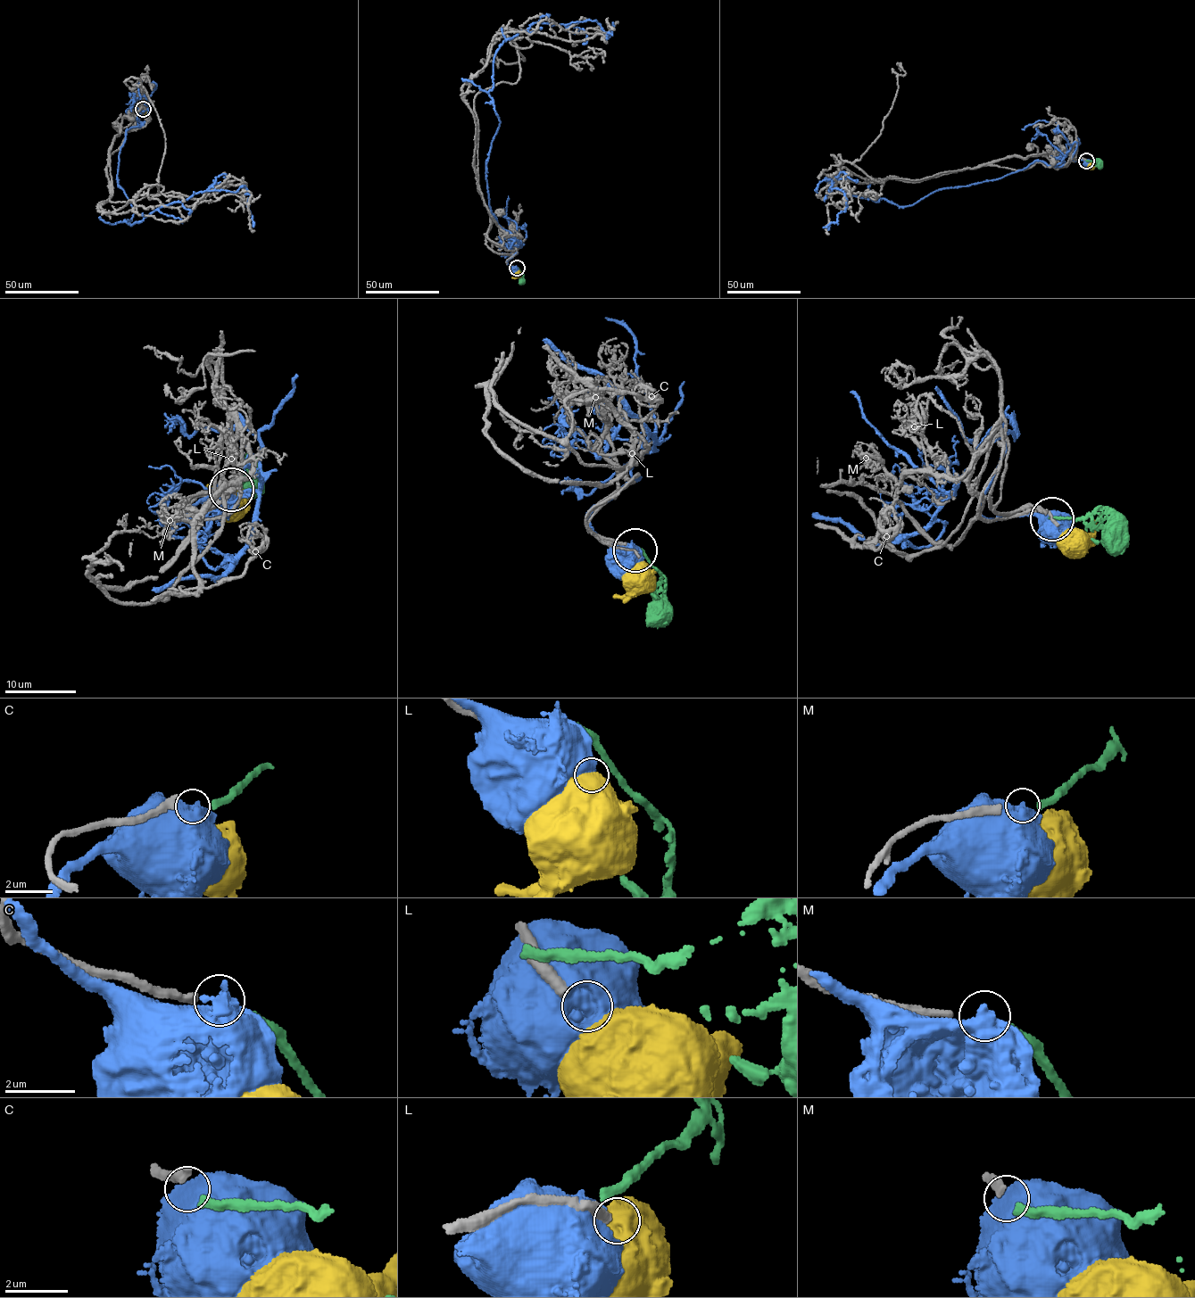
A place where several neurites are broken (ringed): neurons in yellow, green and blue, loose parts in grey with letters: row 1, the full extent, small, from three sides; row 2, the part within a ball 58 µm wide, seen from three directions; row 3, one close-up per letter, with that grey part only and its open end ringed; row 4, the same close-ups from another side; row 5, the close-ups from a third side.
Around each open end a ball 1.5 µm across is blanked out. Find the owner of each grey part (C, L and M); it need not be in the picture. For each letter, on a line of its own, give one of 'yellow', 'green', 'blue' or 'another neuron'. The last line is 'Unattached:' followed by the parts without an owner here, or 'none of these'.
C: another neuron
L: yellow
M: green
Unattached: C

